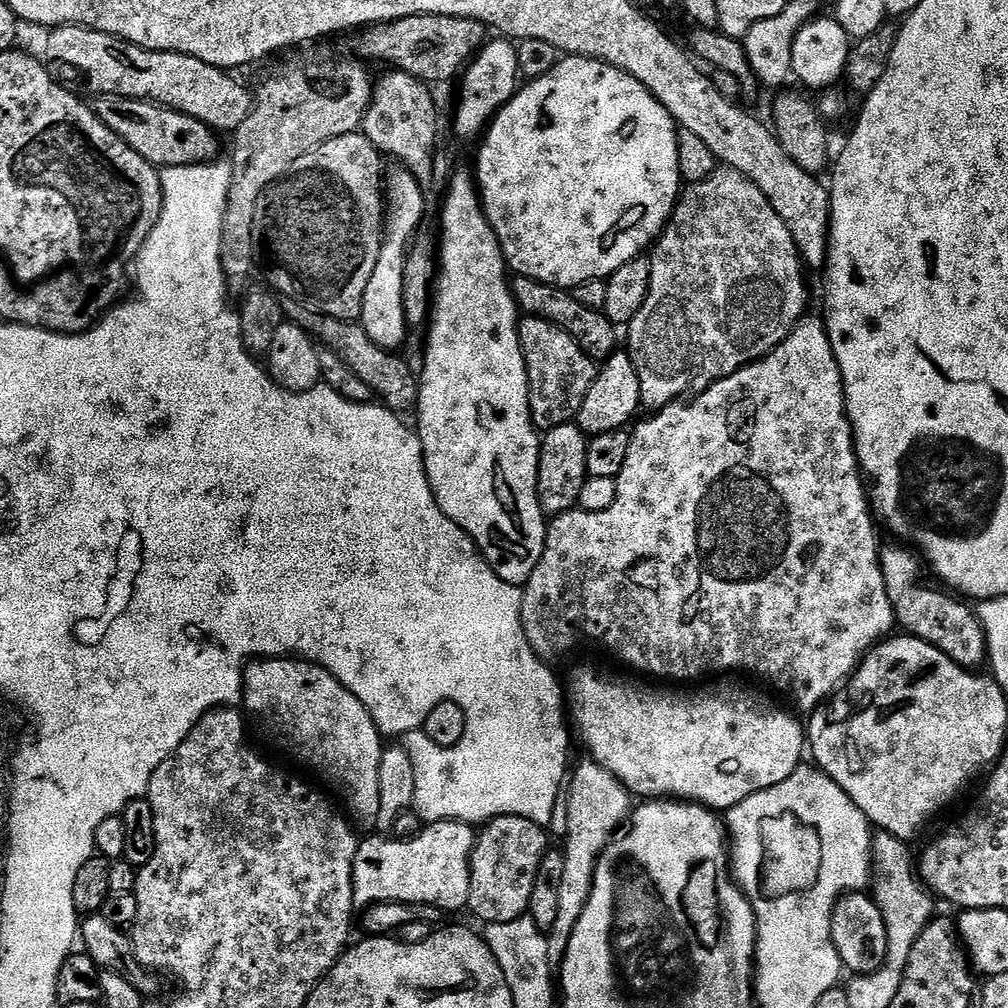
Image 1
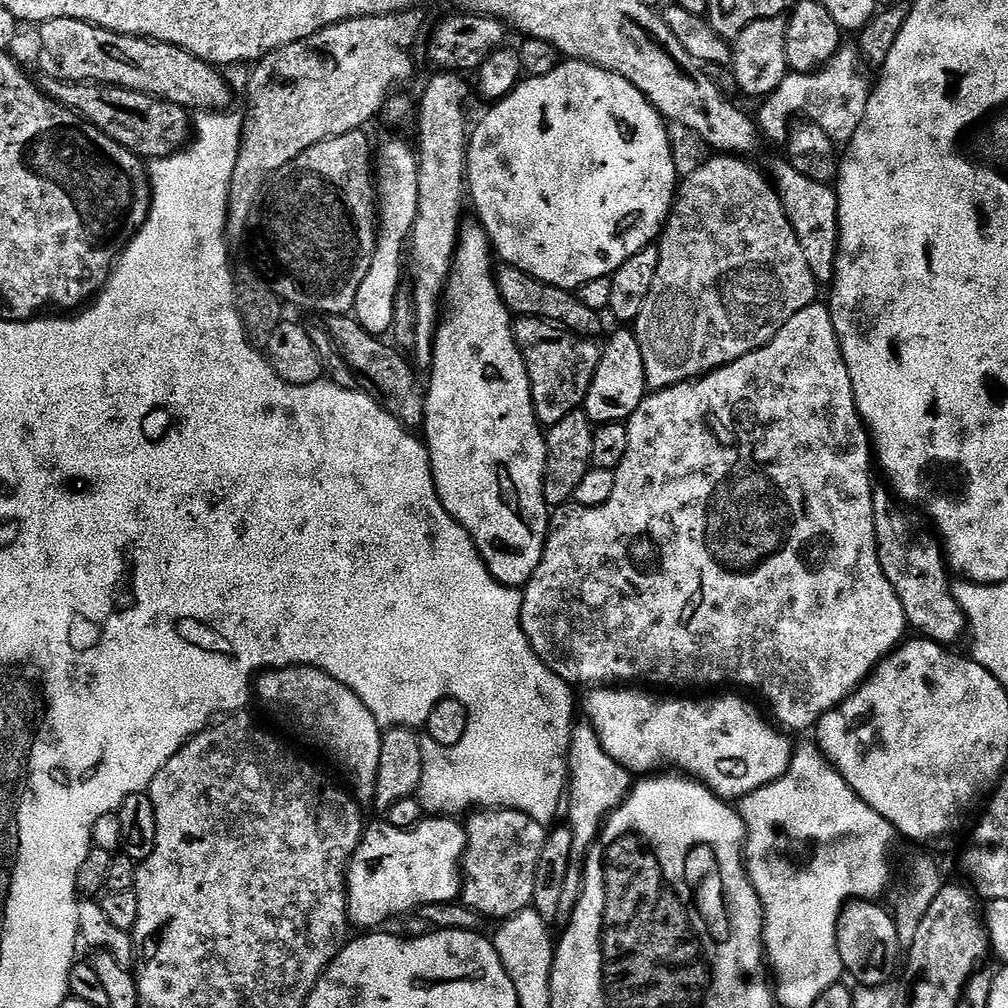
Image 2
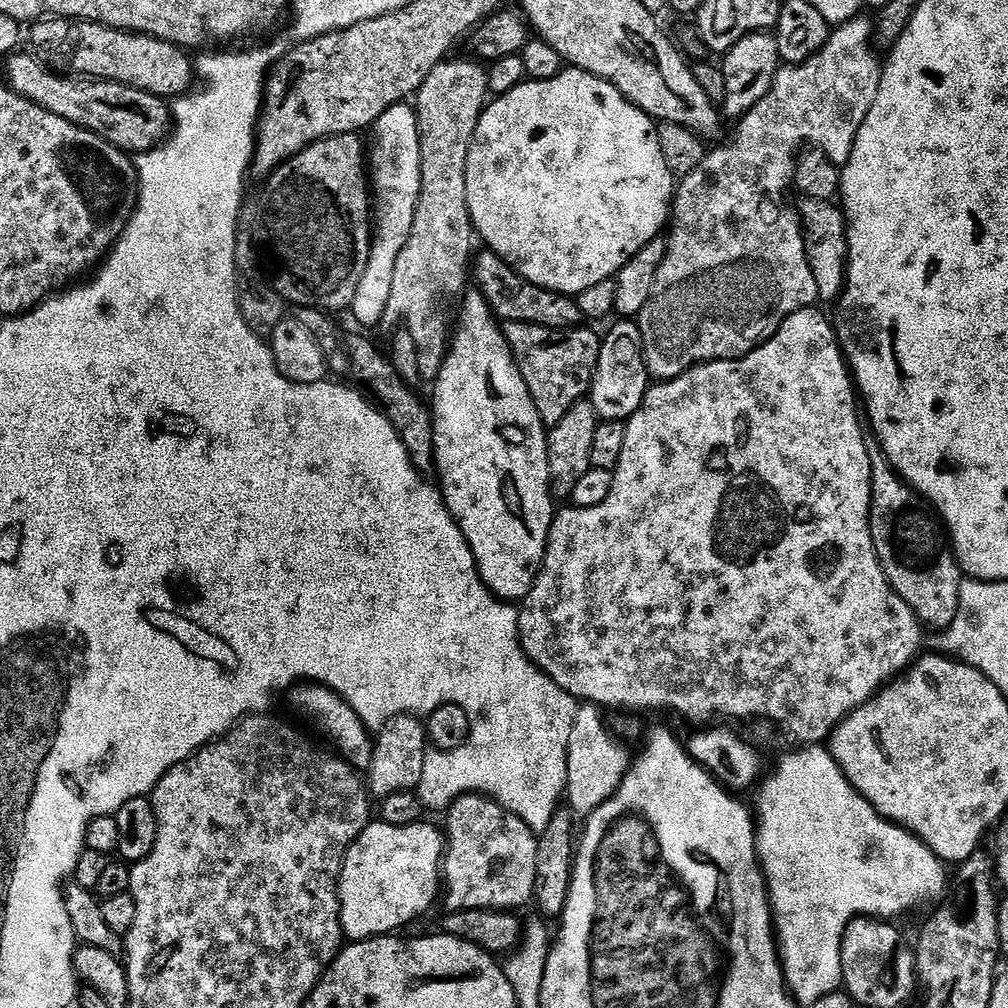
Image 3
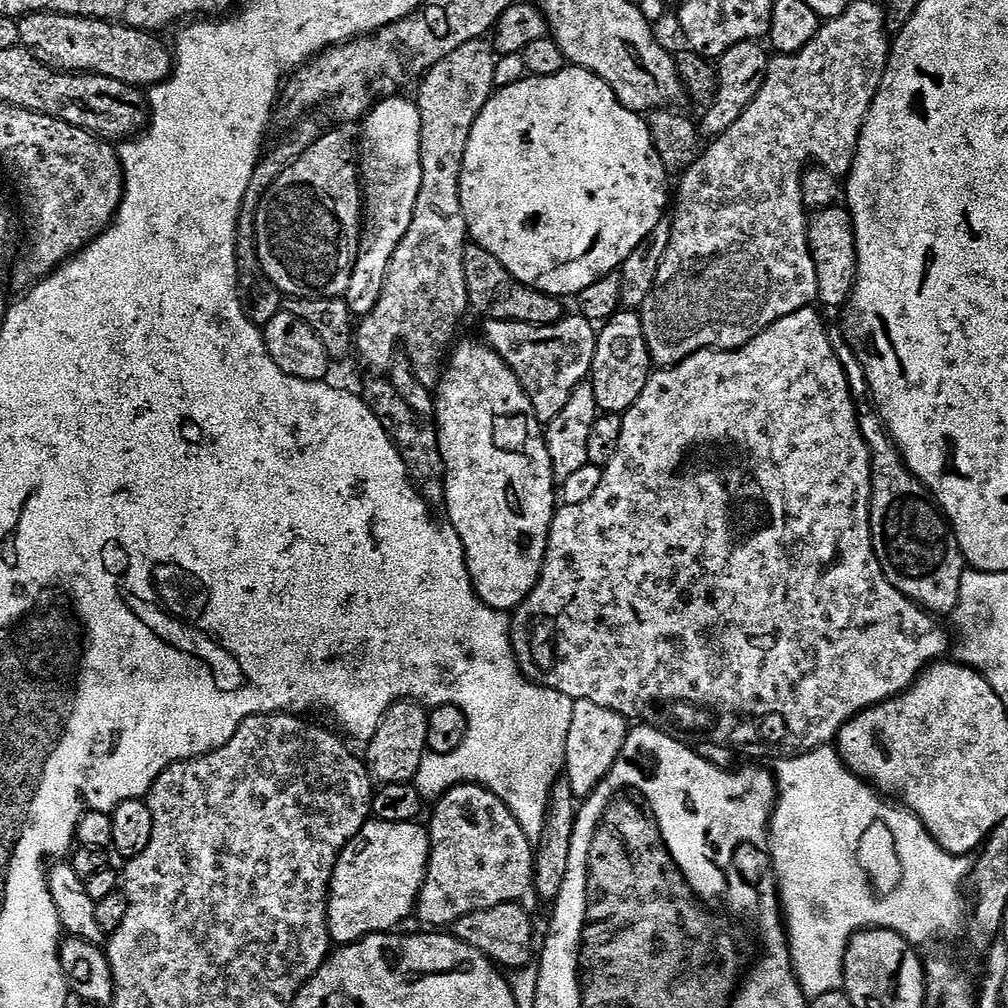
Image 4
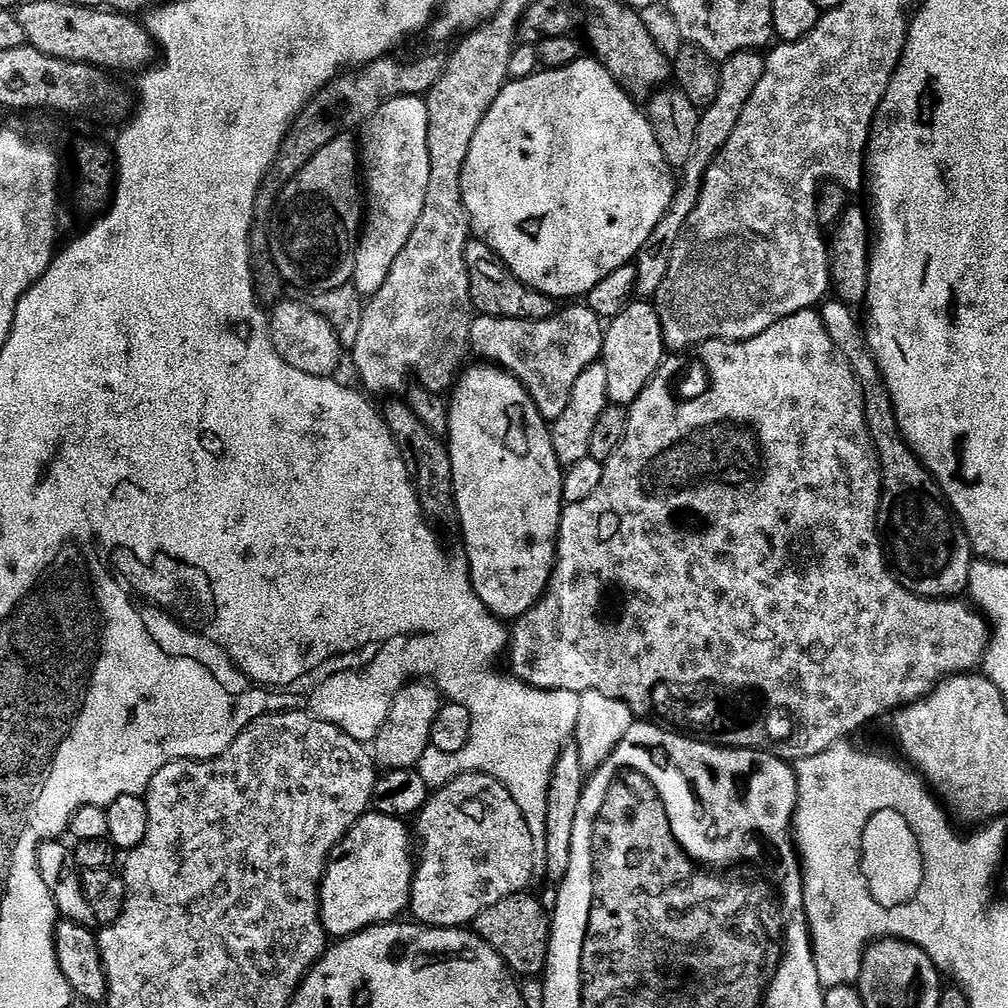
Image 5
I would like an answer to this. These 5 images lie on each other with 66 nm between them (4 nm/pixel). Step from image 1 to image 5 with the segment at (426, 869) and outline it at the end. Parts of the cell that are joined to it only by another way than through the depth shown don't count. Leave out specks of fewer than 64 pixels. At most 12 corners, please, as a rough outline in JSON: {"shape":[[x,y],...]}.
{"shape":[[371,810],[320,884],[332,938],[409,907],[414,836]]}

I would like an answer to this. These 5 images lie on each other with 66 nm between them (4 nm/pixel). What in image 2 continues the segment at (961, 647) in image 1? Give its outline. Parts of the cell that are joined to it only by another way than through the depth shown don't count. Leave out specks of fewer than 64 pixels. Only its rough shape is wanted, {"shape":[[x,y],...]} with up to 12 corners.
{"shape":[[872,494],[882,570],[921,637],[952,646],[966,617],[941,541]]}

